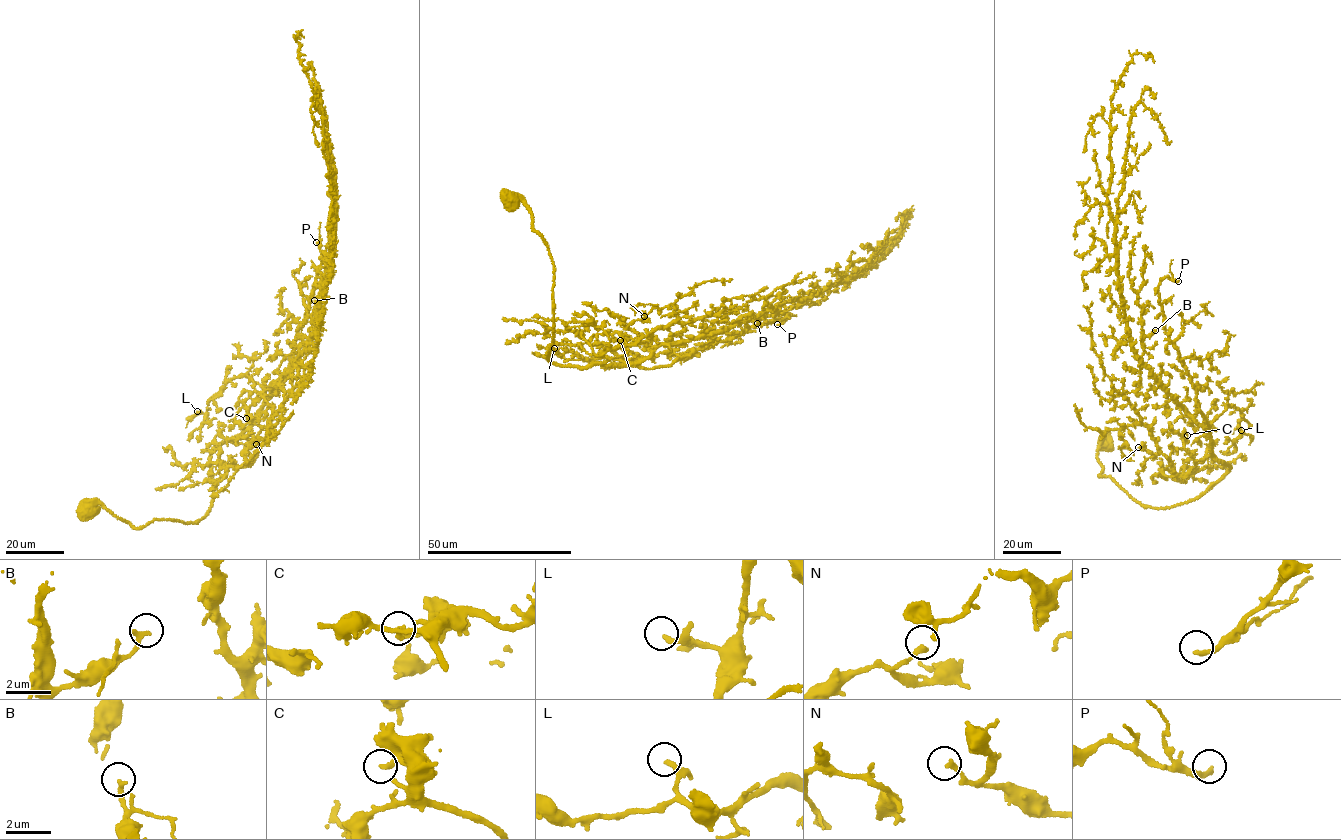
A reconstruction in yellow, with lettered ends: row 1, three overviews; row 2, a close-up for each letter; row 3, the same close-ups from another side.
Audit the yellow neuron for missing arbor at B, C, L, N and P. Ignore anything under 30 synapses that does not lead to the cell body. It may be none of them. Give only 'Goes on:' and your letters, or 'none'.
Goes on: P

